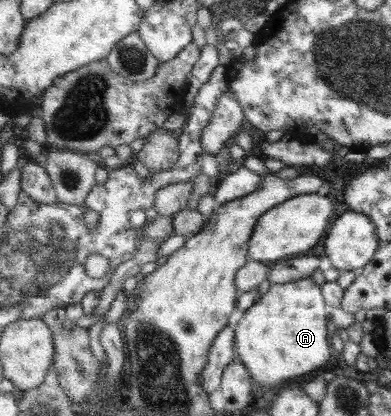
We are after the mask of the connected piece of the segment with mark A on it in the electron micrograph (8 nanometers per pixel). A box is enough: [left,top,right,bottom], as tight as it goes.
[234,276,330,389]

